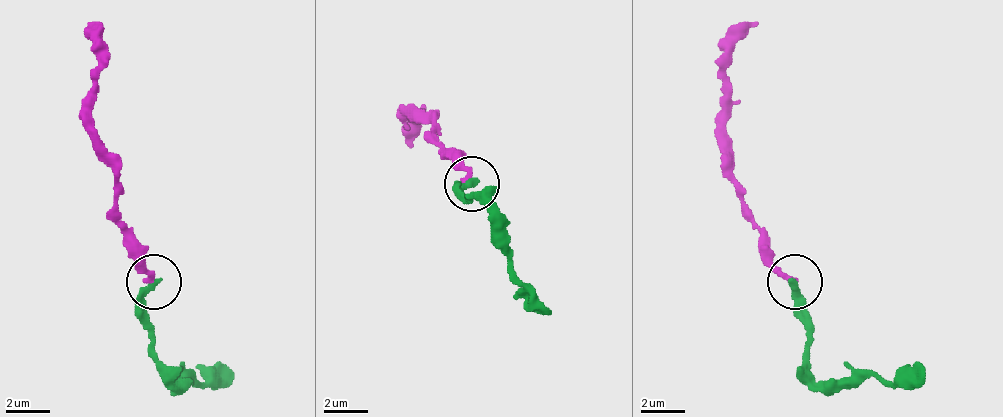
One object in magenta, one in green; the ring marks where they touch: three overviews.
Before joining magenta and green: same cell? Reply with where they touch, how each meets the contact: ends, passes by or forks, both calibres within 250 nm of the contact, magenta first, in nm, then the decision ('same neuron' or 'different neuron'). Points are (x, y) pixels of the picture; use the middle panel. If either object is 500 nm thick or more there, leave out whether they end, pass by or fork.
at (471, 184); magenta ends there; green ends there; 280 nm thick on the magenta side, 320 nm on the other; different neuron

